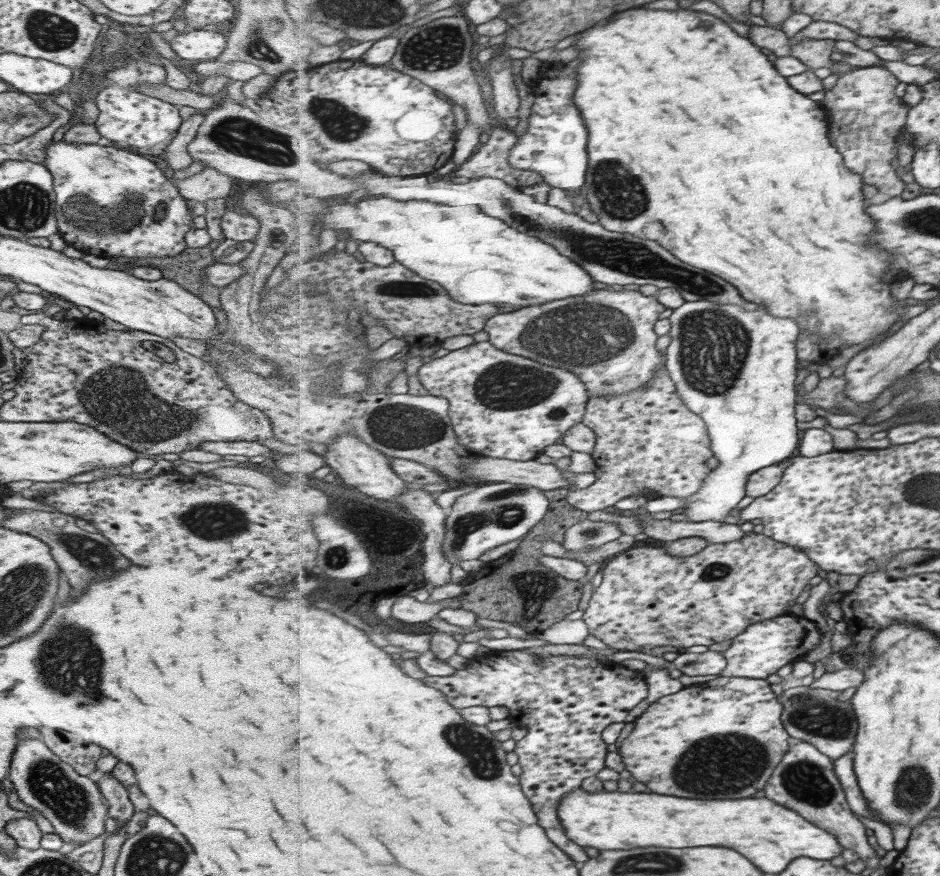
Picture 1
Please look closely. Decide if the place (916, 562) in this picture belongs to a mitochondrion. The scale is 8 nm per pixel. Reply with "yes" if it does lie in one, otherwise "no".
yes

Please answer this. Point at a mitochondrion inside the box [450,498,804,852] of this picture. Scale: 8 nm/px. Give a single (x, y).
(731, 763)

